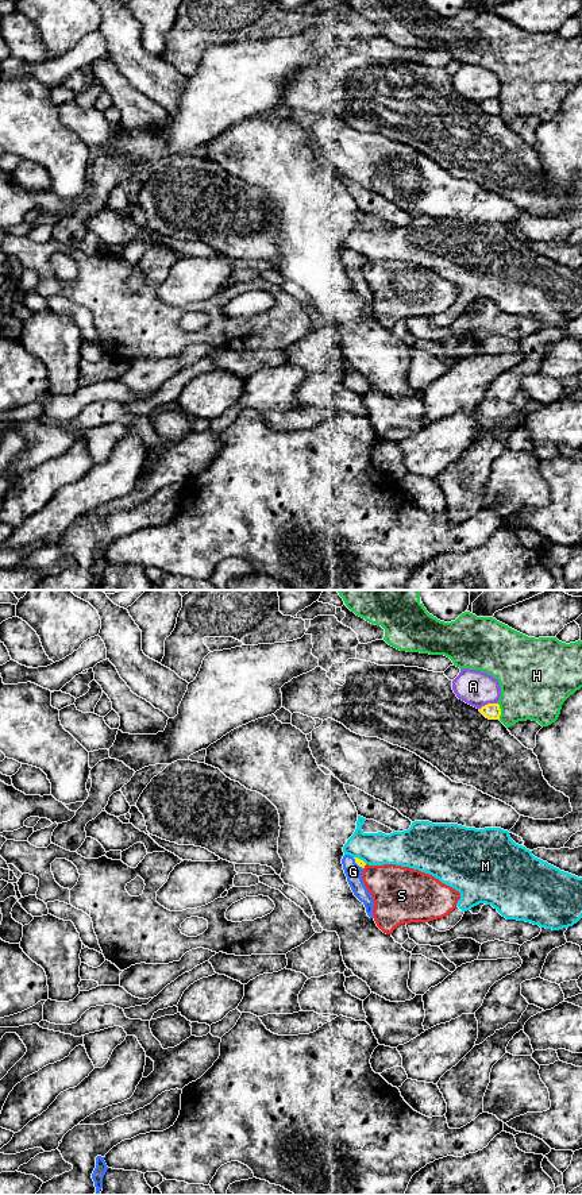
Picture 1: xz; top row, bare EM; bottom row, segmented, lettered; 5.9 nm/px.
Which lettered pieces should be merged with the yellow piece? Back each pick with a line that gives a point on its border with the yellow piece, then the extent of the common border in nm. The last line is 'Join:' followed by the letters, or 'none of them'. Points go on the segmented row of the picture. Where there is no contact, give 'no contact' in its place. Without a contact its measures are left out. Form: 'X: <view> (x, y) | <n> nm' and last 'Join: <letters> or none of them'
G: xz (357, 863) | 90 nm
Join: G

